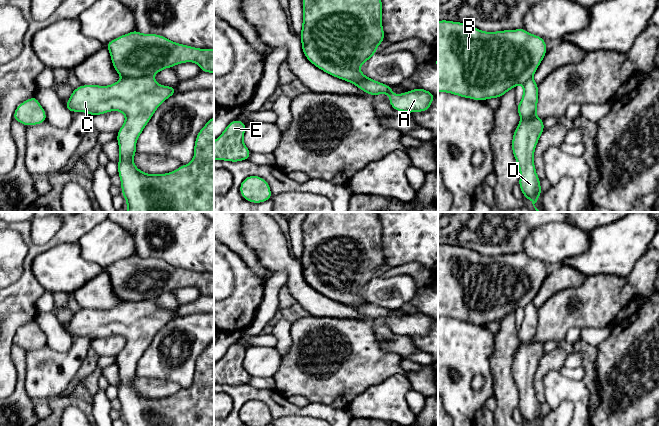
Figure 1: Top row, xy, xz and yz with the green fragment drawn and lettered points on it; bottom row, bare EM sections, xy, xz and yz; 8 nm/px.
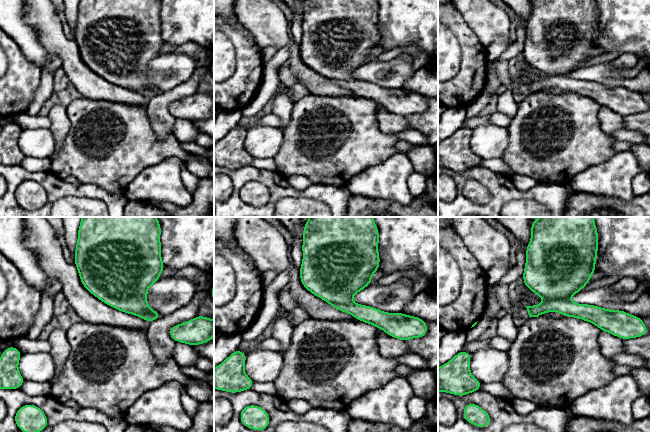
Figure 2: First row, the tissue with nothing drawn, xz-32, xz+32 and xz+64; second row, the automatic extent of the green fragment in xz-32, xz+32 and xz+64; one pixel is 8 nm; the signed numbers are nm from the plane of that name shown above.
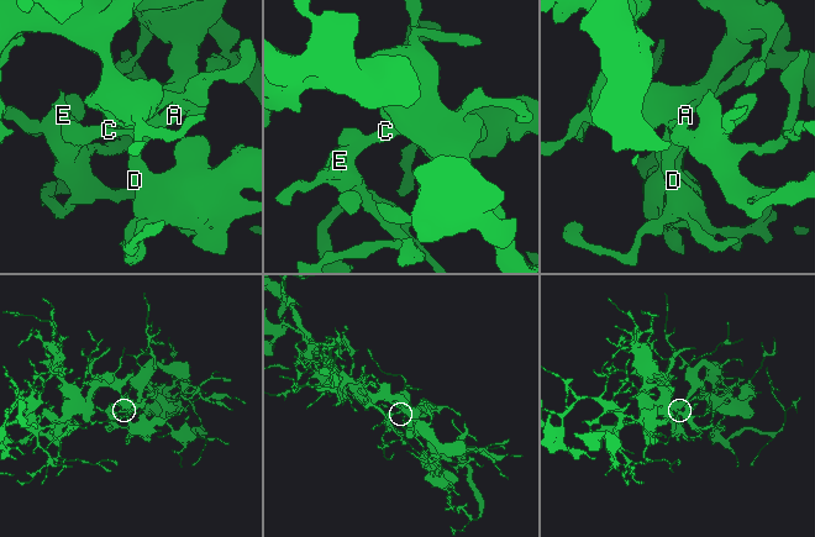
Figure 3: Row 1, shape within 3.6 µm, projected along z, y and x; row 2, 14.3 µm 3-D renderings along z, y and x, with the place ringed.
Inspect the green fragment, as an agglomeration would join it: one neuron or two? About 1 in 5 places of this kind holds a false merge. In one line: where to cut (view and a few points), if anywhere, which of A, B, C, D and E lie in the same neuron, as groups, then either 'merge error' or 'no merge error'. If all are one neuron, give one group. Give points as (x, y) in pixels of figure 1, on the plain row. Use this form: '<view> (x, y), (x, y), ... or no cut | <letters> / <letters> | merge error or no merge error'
no cut | A B C D E | no merge error

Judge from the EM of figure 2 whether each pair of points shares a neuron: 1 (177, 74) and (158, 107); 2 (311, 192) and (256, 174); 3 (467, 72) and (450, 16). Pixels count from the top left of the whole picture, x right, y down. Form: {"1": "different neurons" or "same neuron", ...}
{"1": "different neurons", "2": "same neuron", "3": "same neuron"}

